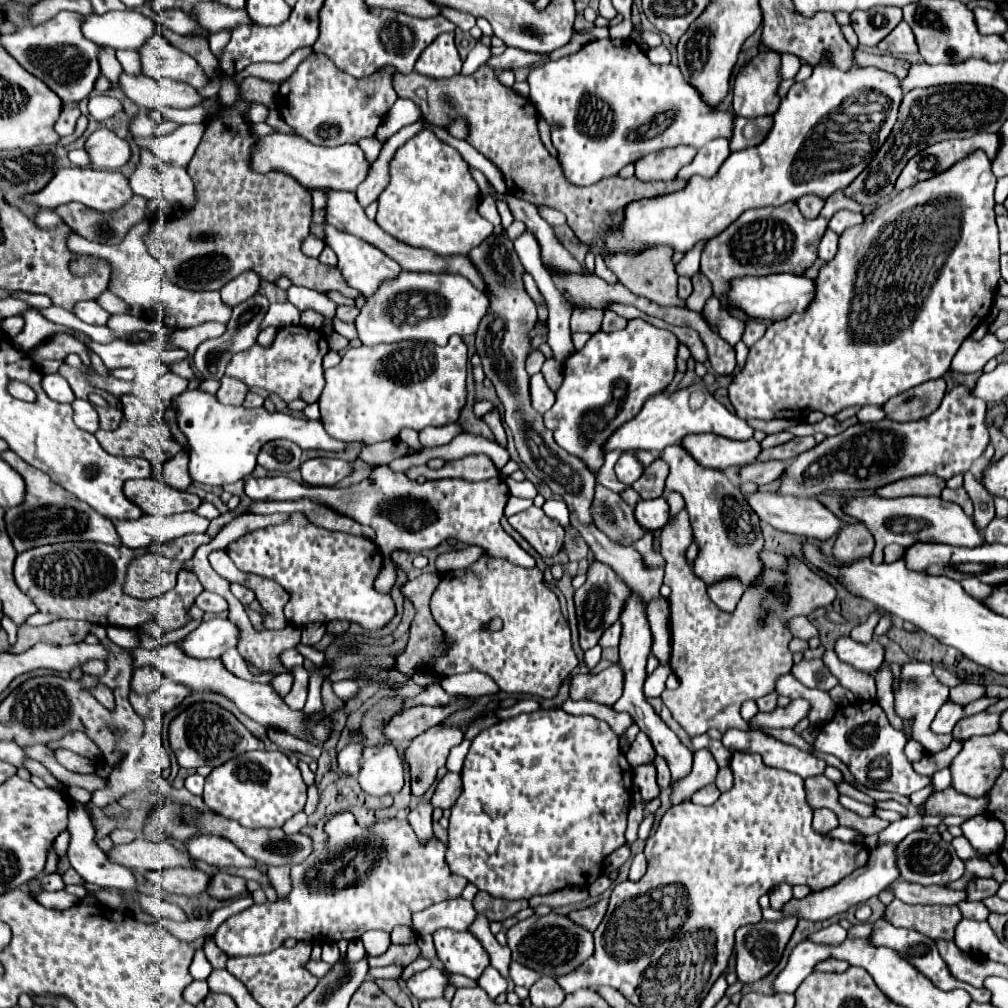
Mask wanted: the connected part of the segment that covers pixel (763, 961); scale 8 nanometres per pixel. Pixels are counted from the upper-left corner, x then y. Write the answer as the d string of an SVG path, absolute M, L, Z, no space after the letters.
M790 916L790 918L784 918L780 922L758 922L758 924L748 924L748 926L742 926L738 932L736 932L736 974L738 974L738 980L740 982L756 982L756 980L762 980L764 976L768 976L774 966L780 962L782 954L784 954L784 948L786 944L790 942L790 936L794 932L798 924L798 918L796 916Z

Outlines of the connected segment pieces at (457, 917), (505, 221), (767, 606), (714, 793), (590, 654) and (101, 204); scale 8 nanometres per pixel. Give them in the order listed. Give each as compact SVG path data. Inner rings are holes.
M464 898L448 900L434 904L422 912L416 912L412 916L414 922L414 934L424 936L424 934L434 934L440 928L452 928L452 930L468 930L472 922L476 920L476 910L472 902Z
M494 194L490 195L494 200L496 200L496 206L498 212L500 212L501 217L501 225L503 227L503 234L506 235L506 228L514 222L514 218L512 218L512 212L510 212L510 208L508 208L508 204L504 204L504 202L498 200Z
M682 508L676 518L672 518L660 532L660 554L666 558L664 568L664 584L672 588L672 594L668 598L670 602L670 624L672 624L672 658L670 666L674 674L680 680L680 686L676 690L666 690L662 694L662 700L666 708L670 710L672 718L690 734L690 738L700 736L708 732L710 728L718 728L720 732L728 728L740 728L750 730L748 722L740 716L740 706L746 700L758 700L770 692L776 690L776 680L790 672L792 668L792 652L788 648L792 634L784 626L784 622L798 614L810 614L818 606L828 606L836 598L834 586L810 570L804 560L790 558L788 572L776 572L772 568L764 570L764 578L760 578L760 586L752 586L752 590L746 590L744 596L738 602L736 612L728 614L714 606L714 602L706 594L704 582L692 574L692 566L686 562L684 552L692 544L692 528L688 522L688 512Z
M708 784L708 786L700 788L698 792L694 792L690 800L698 806L712 806L718 798L720 798L720 790L716 788L716 784Z
M594 646L592 650L586 650L586 652L584 652L582 662L586 664L586 668L588 668L588 670L592 670L592 668L600 662L600 652L602 652L602 648L600 648L600 646Z
M64 168L58 170L58 174L50 180L50 184L44 190L26 196L26 200L46 208L56 208L68 202L80 202L88 208L108 212L128 202L130 196L132 196L132 188L128 184L128 178L124 178L120 172L90 172L90 168Z

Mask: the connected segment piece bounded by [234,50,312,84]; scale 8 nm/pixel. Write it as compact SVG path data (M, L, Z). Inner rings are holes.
M296 50L296 54L292 54L292 58L284 60L282 64L266 64L266 62L262 62L262 64L252 64L252 66L248 66L244 72L240 72L238 76L234 76L234 80L240 84L246 76L260 76L260 78L264 78L264 80L268 80L268 82L282 82L282 80L286 80L286 78L296 70L296 66L298 66L310 52L312 52L312 50Z

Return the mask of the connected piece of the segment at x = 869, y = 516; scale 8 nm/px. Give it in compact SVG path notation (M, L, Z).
M876 494L870 496L858 496L858 498L848 498L842 504L844 514L850 518L862 522L870 534L876 540L876 552L872 554L872 562L882 560L882 550L888 544L902 544L902 546L912 546L916 542L940 542L940 544L950 544L950 546L980 546L984 542L984 536L976 530L972 518L960 510L954 502L944 502L942 498L922 498L922 496L906 496L906 498L878 498Z

